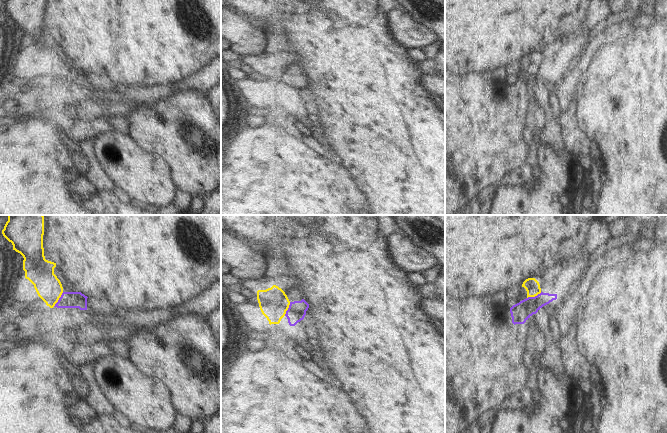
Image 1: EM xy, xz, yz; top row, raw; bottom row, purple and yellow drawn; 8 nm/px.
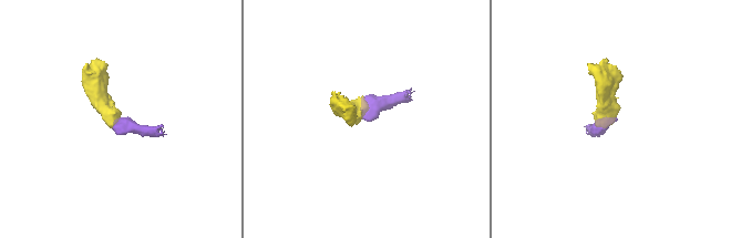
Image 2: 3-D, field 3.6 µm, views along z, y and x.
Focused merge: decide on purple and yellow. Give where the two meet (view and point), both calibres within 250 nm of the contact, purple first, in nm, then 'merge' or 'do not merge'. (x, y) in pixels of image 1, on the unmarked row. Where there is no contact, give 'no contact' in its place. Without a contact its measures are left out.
xy (59, 75) | 130/200 nm | merge

